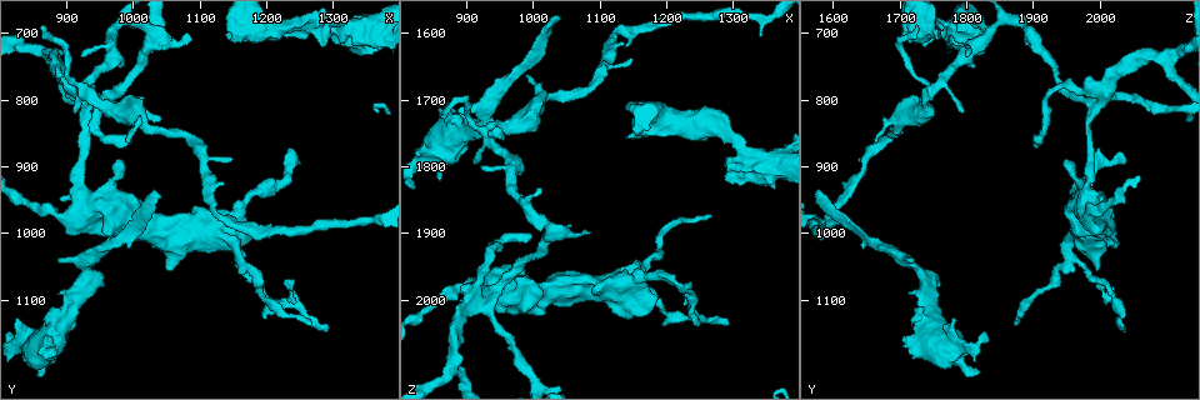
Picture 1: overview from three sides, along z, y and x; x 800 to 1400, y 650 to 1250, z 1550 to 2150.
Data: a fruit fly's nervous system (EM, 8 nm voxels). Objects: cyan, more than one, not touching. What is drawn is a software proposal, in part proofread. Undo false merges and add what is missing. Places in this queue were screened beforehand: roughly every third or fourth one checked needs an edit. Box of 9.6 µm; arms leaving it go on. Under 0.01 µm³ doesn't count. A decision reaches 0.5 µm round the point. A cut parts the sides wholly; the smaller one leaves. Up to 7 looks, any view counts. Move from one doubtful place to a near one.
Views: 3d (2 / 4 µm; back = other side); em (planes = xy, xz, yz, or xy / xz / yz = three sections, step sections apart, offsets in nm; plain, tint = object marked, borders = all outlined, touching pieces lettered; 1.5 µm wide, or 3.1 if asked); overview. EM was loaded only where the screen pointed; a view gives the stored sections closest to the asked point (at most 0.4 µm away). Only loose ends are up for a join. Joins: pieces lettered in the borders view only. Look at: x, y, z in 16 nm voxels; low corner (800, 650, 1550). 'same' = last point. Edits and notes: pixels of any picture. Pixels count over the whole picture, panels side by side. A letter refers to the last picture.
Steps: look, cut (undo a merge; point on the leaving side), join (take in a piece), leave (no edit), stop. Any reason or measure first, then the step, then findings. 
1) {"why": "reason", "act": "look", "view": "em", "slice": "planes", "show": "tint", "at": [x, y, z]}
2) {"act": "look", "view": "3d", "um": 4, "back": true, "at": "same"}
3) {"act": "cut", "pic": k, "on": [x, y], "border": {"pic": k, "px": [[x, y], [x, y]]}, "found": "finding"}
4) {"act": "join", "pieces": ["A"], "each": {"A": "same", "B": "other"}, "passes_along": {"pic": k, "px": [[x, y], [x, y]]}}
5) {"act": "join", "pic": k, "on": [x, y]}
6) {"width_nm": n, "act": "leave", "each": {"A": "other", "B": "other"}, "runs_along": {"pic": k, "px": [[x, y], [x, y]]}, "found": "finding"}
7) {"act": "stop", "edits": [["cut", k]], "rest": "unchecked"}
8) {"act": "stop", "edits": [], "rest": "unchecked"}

{"why": "abrupt turn", "act": "look", "view": "3d", "um": 2, "at": [920, 800, 2005]}

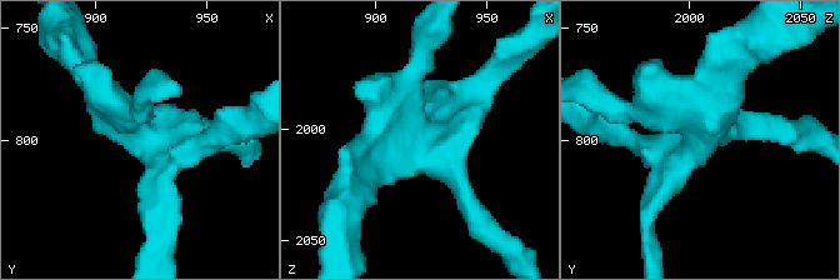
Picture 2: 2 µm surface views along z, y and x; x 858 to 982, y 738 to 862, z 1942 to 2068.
{"why": "shape alone is not enough", "act": "look", "view": "em", "slice": "planes", "show": "borders", "at": [922, 799, 2009]}

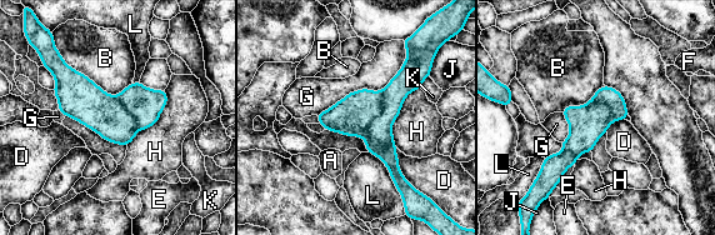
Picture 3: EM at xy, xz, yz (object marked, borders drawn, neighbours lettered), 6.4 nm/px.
{"width_nm": 240, "act": "leave", "each": {"A": "other", "B": "other", "D": "other", "E": "other", "F": "other", "G": "other", "H": "other", "J": "other", "K": "other", "L": "other"}, "found": "all the same cell"}

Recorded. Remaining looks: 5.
{"why": "an open end", "act": "look", "view": "3d", "um": 2, "back": true, "at": [860, 1210, 1815]}

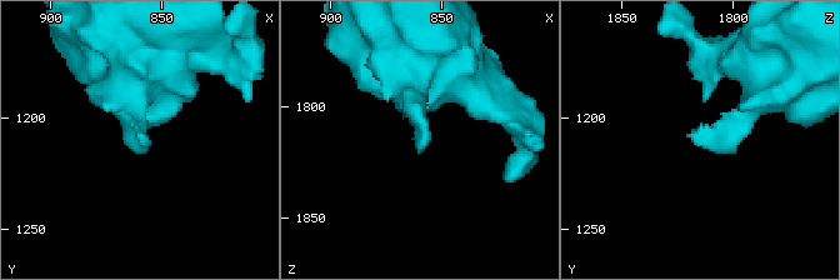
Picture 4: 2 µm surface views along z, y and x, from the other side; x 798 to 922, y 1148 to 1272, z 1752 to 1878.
{"why": "now the EM", "act": "look", "view": "em", "slice": "xy", "step": 8, "show": "tint", "at": [862, 1207, 1819]}

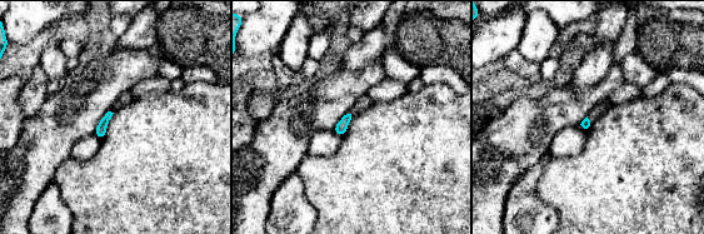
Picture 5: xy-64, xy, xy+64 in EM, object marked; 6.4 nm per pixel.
{"act": "look", "view": "em", "slice": "planes", "show": "borders", "at": "same"}

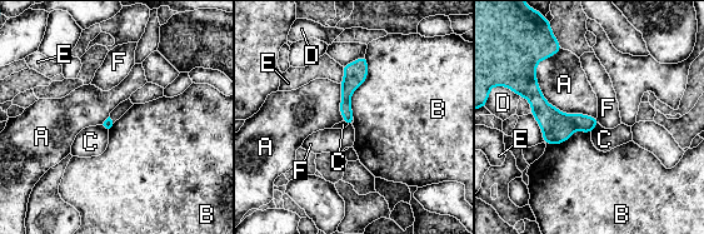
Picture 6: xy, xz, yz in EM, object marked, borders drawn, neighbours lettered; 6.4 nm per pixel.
{"longest_contact_nm": ["A", 550], "act": "leave", "each": {"A": "other", "B": "other", "C": "other", "D": "other", "E": "other", "F": "other"}, "found": "none of them fits"}

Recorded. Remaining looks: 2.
{"act": "stop", "edits": [], "rest": "unchecked"}

